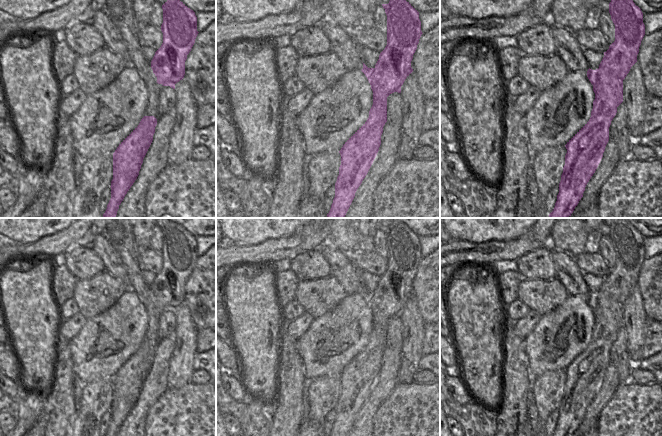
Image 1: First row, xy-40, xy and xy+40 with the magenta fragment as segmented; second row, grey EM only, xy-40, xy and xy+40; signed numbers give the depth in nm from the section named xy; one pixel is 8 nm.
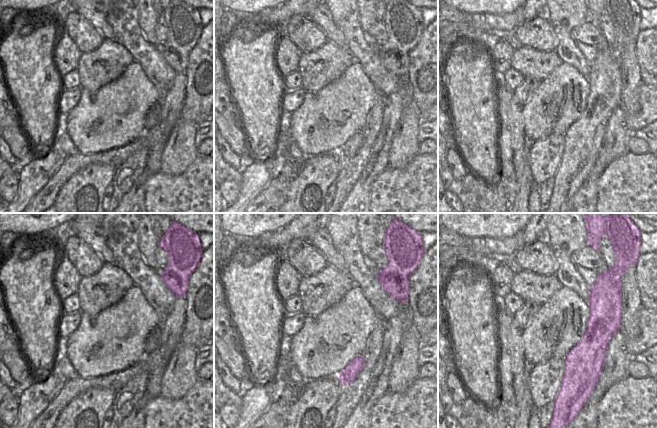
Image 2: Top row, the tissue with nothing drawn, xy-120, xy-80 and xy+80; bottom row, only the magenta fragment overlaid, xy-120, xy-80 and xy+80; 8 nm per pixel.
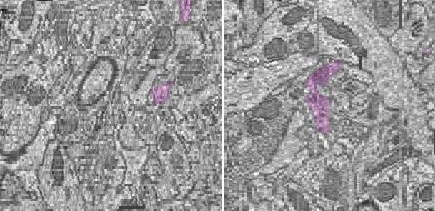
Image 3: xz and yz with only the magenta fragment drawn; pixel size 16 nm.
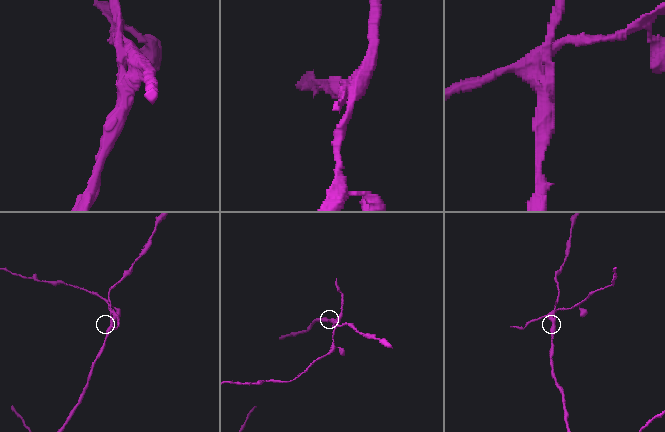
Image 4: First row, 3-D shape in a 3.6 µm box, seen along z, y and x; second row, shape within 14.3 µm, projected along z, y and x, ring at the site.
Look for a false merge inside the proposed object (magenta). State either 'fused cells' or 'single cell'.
fused cells

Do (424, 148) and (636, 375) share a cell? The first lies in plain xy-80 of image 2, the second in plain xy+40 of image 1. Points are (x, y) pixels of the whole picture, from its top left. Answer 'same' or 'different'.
same

